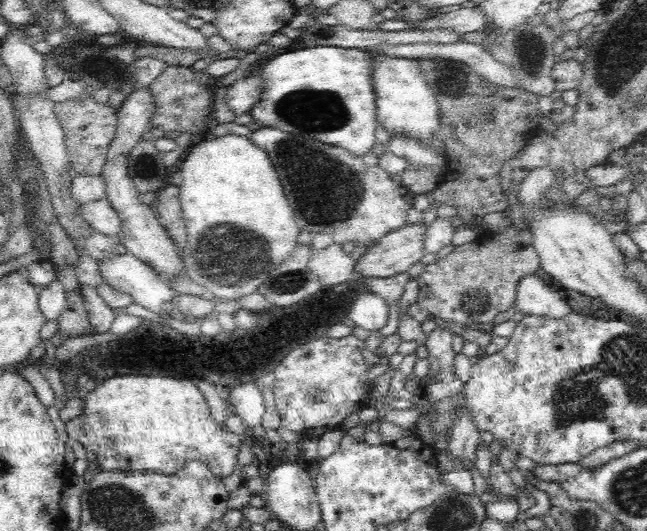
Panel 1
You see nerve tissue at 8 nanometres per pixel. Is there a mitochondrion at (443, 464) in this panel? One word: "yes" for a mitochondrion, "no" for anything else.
no

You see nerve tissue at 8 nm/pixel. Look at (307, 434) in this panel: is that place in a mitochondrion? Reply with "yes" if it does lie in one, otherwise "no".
no

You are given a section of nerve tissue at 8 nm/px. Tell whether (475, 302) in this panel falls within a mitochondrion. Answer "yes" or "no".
yes

